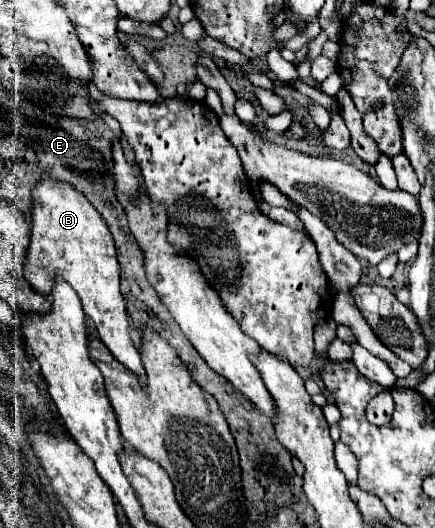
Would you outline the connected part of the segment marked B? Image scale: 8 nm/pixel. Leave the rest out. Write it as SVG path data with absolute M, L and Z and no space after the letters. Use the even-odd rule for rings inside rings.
M41 175L31 197L33 211L31 237L23 267L25 279L35 291L49 295L53 279L63 277L77 291L85 315L91 319L91 325L111 355L137 377L145 379L141 355L127 333L127 311L119 291L119 263L107 223L81 193L69 187L69 183L57 183L49 179L49 175Z

